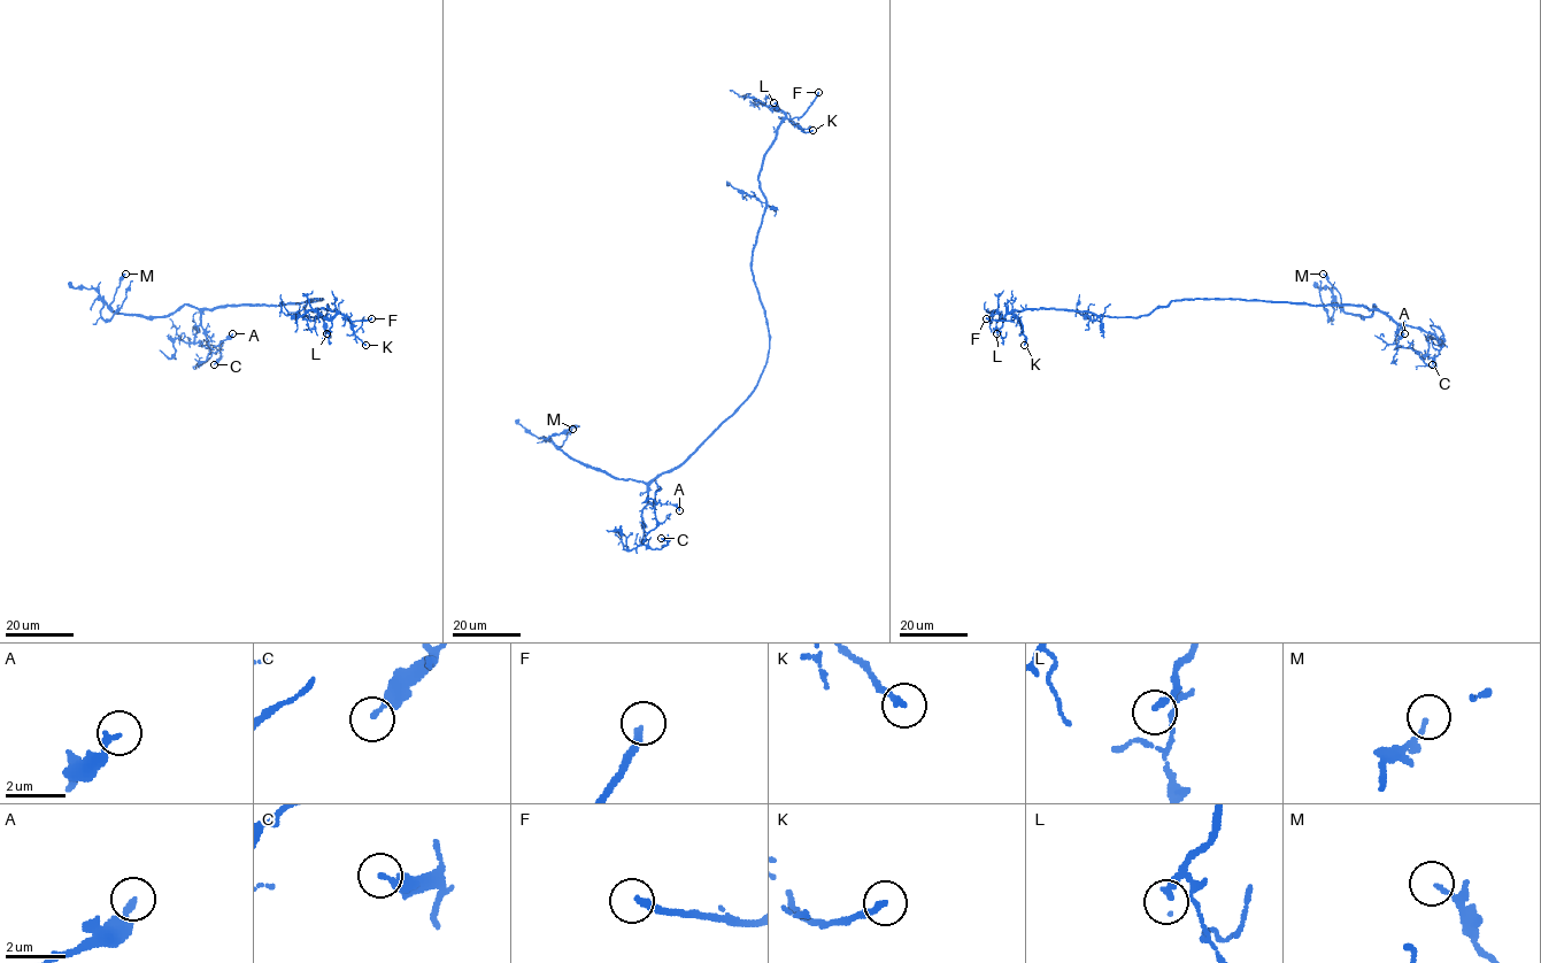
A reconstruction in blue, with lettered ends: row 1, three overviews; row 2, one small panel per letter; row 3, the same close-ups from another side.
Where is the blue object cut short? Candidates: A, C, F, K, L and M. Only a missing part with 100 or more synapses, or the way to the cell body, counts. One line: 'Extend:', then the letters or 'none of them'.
Extend: F

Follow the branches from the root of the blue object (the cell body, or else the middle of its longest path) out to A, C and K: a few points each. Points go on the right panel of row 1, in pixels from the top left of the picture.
A: (1264, 301), (1364, 306), (1384, 311), (1397, 325), (1396, 349), (1404, 333)
C: (1264, 301), (1364, 306), (1384, 311), (1401, 325), (1420, 326), (1435, 337), (1442, 346), (1432, 364)
K: (1264, 301), (1173, 300), (1137, 317), (1023, 309), (1012, 314), (1022, 324), (1024, 345)

